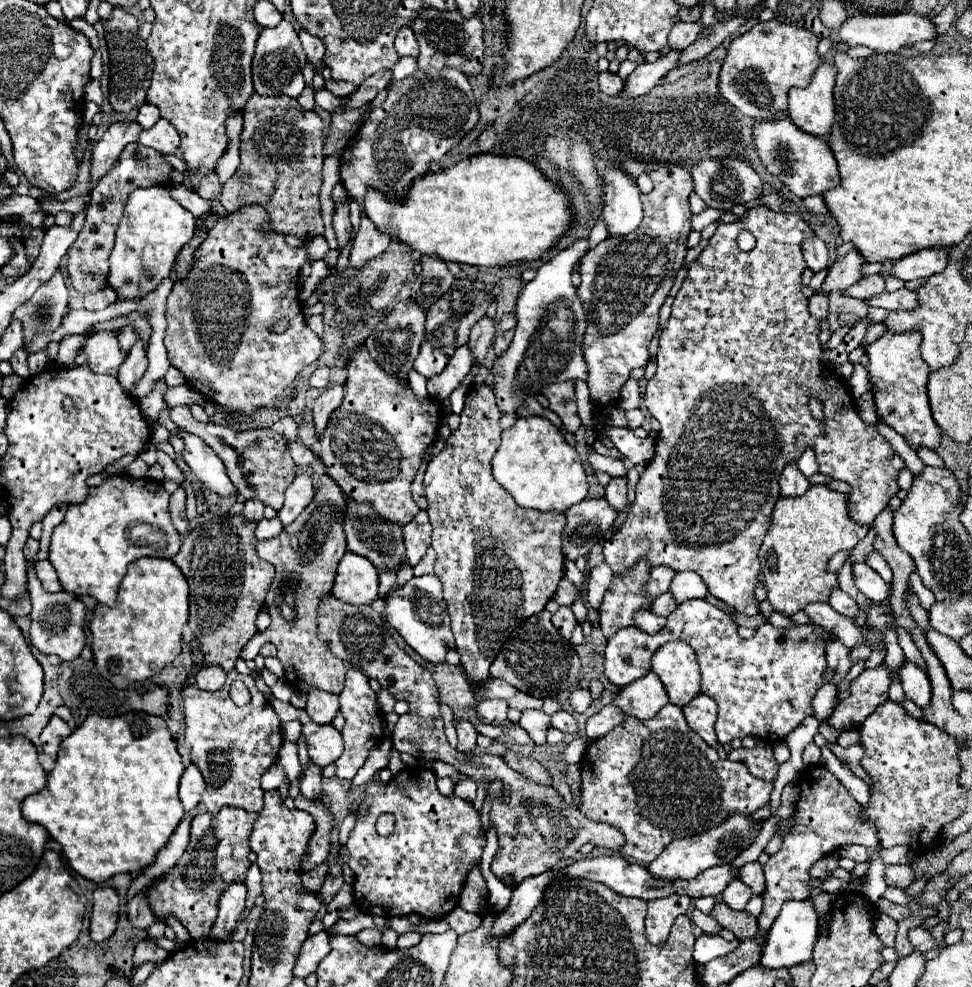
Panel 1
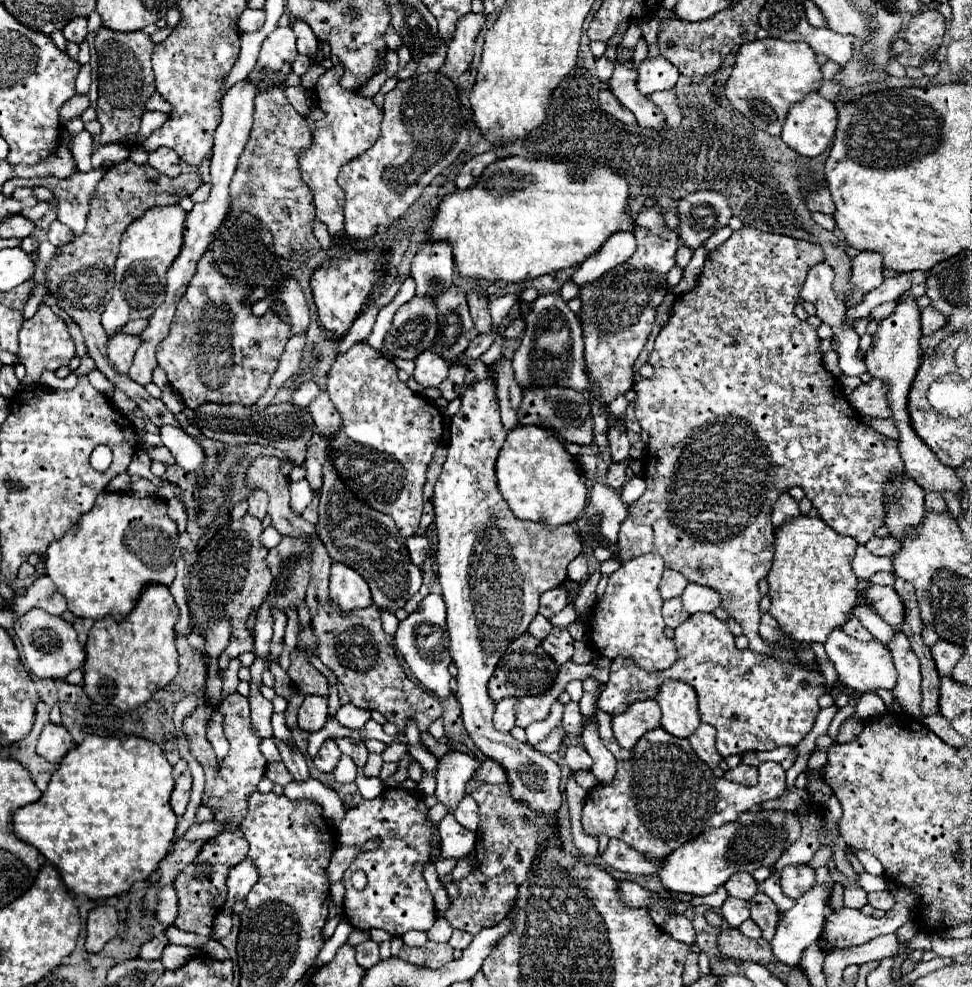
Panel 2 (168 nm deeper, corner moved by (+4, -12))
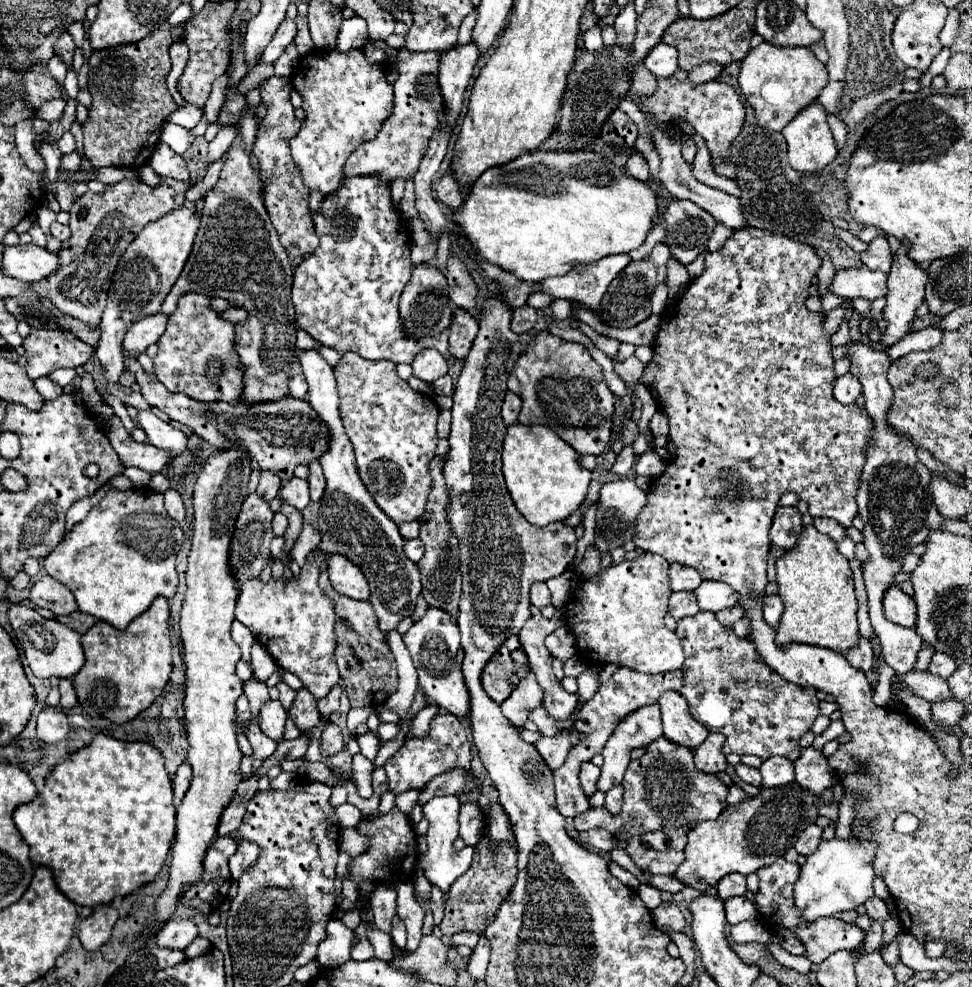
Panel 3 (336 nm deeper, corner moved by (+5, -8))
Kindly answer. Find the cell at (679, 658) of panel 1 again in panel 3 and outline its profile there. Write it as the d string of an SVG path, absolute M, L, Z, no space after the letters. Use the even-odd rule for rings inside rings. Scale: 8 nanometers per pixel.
M664 692L658 704L662 708L664 736L692 750L706 740L708 728L692 718L688 702L684 700L684 696L680 696L680 692Z

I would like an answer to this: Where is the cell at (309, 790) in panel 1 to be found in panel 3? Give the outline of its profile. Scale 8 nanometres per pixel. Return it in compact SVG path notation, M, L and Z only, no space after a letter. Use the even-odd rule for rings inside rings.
M270 700L262 706L260 710L260 728L266 736L272 740L282 740L284 738L284 722L286 722L288 712L282 708L278 700Z

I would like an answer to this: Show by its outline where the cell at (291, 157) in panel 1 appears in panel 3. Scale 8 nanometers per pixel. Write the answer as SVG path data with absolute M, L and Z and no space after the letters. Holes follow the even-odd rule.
M272 76L264 82L260 82L258 90L260 90L262 102L266 104L266 116L258 126L252 154L258 158L258 164L260 164L260 180L264 184L264 190L262 190L264 206L268 210L268 216L270 216L288 256L290 258L304 256L304 254L310 254L316 250L318 236L314 232L314 224L312 224L310 210L308 210L308 188L304 186L302 176L300 176L296 164L292 162L290 148L288 148L290 138L296 136L302 126L302 122L294 114L294 106L290 104L292 82L290 82L290 78Z

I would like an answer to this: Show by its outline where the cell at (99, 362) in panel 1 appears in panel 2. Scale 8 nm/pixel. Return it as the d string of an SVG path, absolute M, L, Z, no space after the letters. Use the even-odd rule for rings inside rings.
M129 334L115 336L113 340L109 340L109 360L113 360L113 366L119 372L127 374L139 346L141 346L141 336L129 336Z

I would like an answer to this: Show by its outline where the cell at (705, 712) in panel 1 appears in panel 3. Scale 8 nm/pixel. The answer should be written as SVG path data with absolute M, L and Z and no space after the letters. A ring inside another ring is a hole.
M710 732L704 744L700 744L700 748L696 748L694 752L696 768L712 774L722 772L726 768L726 756L722 754L722 746L724 746L724 736Z

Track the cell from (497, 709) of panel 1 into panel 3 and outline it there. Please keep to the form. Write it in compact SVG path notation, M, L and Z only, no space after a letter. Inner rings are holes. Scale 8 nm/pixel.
M528 672L514 688L514 692L500 704L500 708L502 708L502 714L514 726L524 726L524 722L528 720L528 712L536 708L536 704L540 706L542 700L544 700L544 692L536 682L534 672Z

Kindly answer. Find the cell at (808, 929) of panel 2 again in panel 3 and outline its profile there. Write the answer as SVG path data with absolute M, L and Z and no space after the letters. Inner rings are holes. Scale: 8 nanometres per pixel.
M830 840L820 842L820 848L808 856L800 868L800 878L794 884L794 904L802 914L804 924L814 924L822 916L834 916L842 910L858 908L874 896L872 858L876 846L864 840Z

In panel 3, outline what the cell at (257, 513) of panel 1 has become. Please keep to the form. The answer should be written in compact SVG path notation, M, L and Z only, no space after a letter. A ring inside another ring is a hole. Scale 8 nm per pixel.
M262 470L260 472L260 482L258 482L258 496L262 496L266 502L270 502L272 498L276 498L276 492L280 488L280 478L274 474L274 472L268 472L268 470Z

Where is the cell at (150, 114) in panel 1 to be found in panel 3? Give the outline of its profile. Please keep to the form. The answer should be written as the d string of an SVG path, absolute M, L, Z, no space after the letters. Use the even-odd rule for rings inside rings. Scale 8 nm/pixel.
M184 104L184 108L174 110L166 120L172 124L178 124L178 126L184 126L184 128L194 128L196 122L200 120L200 116L202 116L202 110L198 110L196 106Z

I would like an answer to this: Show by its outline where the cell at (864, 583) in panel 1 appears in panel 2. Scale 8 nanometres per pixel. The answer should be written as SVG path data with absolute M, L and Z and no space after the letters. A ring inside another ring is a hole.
M871 584L867 590L865 590L865 596L867 600L871 602L871 606L875 608L875 612L893 628L897 628L903 618L905 618L905 606L899 598L899 594L895 592L895 588L891 586L877 586L877 584Z

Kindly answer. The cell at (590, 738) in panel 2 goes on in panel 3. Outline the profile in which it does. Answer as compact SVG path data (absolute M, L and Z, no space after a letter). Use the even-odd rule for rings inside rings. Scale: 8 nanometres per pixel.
M616 784L614 788L610 788L606 792L606 808L612 812L612 814L618 814L620 812L620 804L622 804L622 784Z

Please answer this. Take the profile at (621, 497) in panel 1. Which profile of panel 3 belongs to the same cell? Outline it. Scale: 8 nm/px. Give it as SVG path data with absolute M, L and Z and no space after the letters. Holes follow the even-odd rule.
M624 446L624 450L618 454L618 458L616 458L616 464L612 466L612 472L616 474L616 476L628 476L628 472L632 470L632 466L634 466L634 460L636 460L636 456L634 456L634 452L632 452L632 446Z

